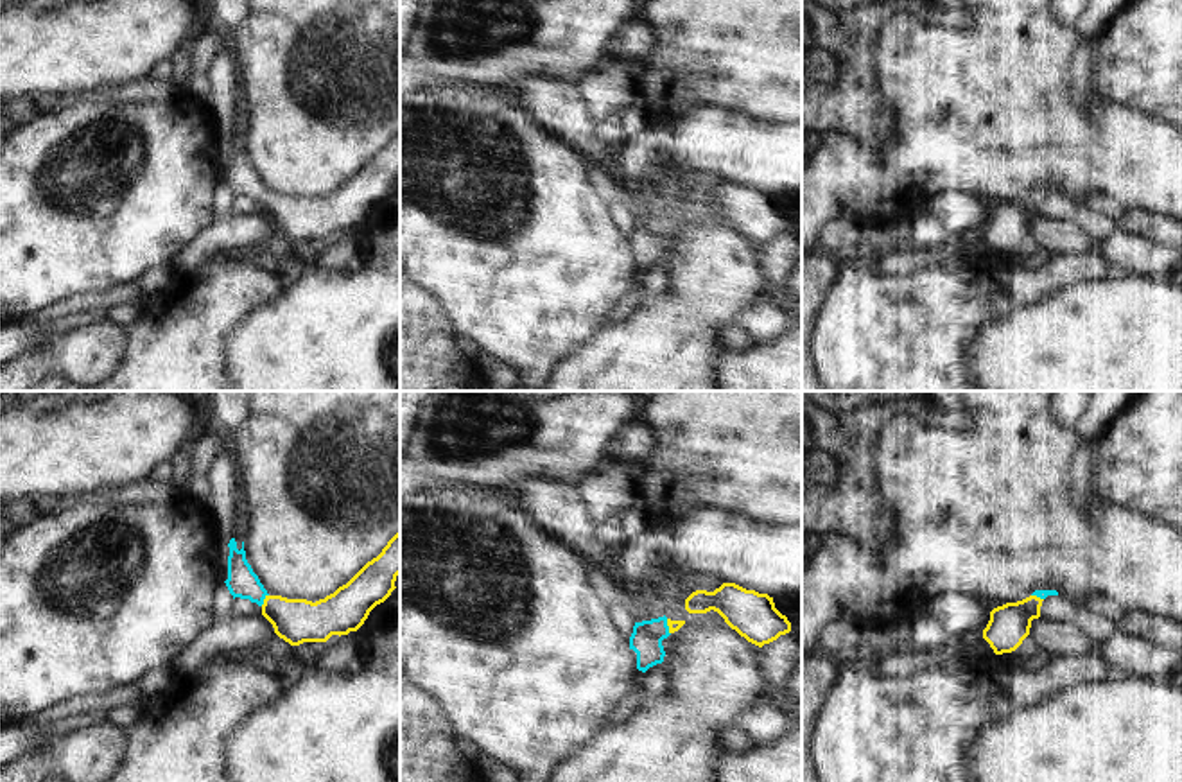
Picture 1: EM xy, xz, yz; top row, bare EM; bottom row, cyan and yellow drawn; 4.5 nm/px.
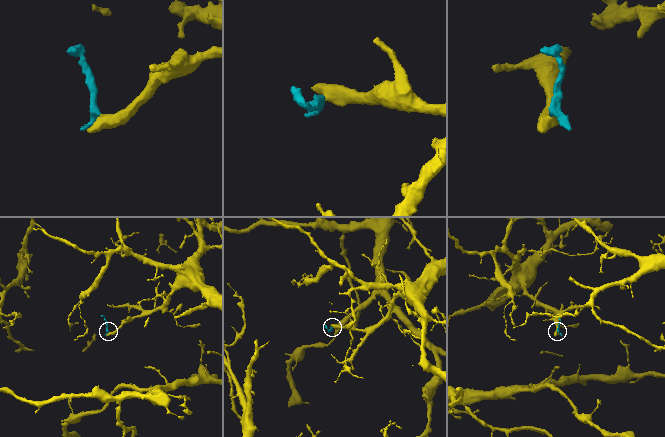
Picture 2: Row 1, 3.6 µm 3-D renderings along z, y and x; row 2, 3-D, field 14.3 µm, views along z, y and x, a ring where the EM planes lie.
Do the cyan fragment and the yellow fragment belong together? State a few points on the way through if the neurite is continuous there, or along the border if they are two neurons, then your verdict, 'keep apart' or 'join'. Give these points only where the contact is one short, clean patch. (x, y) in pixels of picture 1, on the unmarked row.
way xy (243, 180), (264, 196), (277, 208), (296, 219); join

